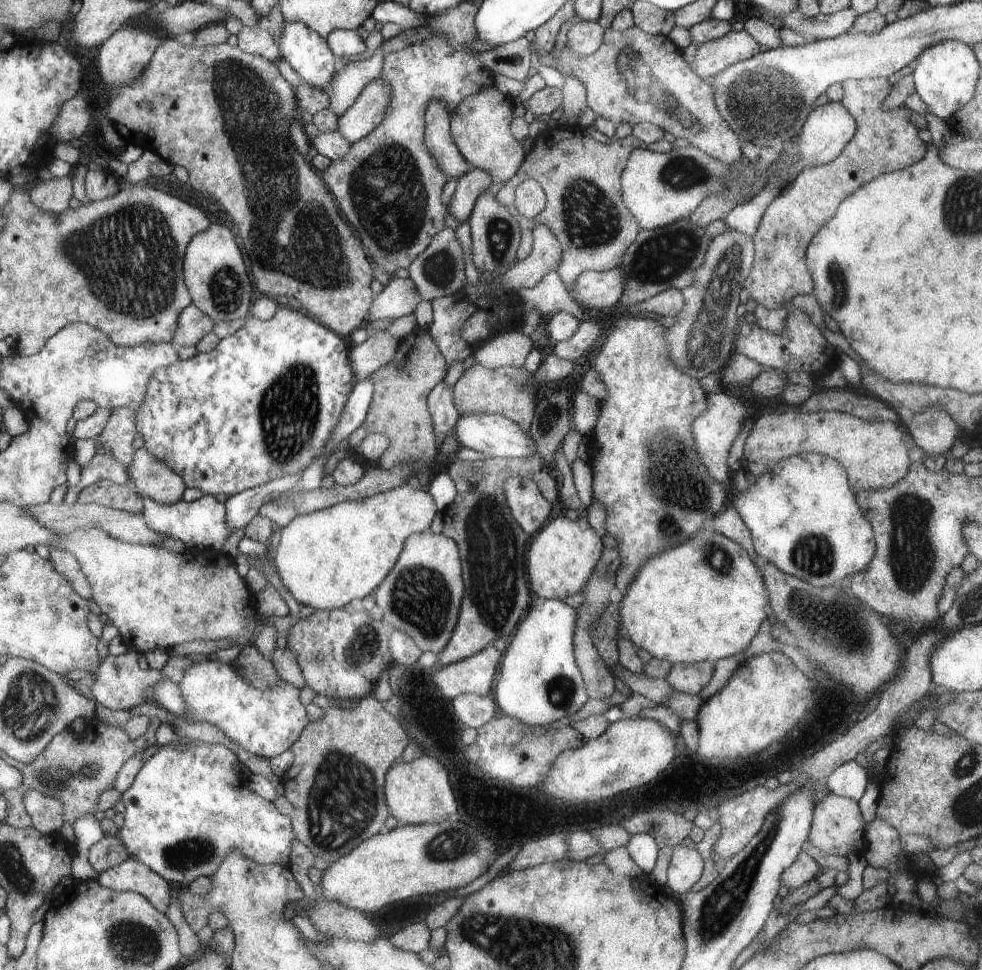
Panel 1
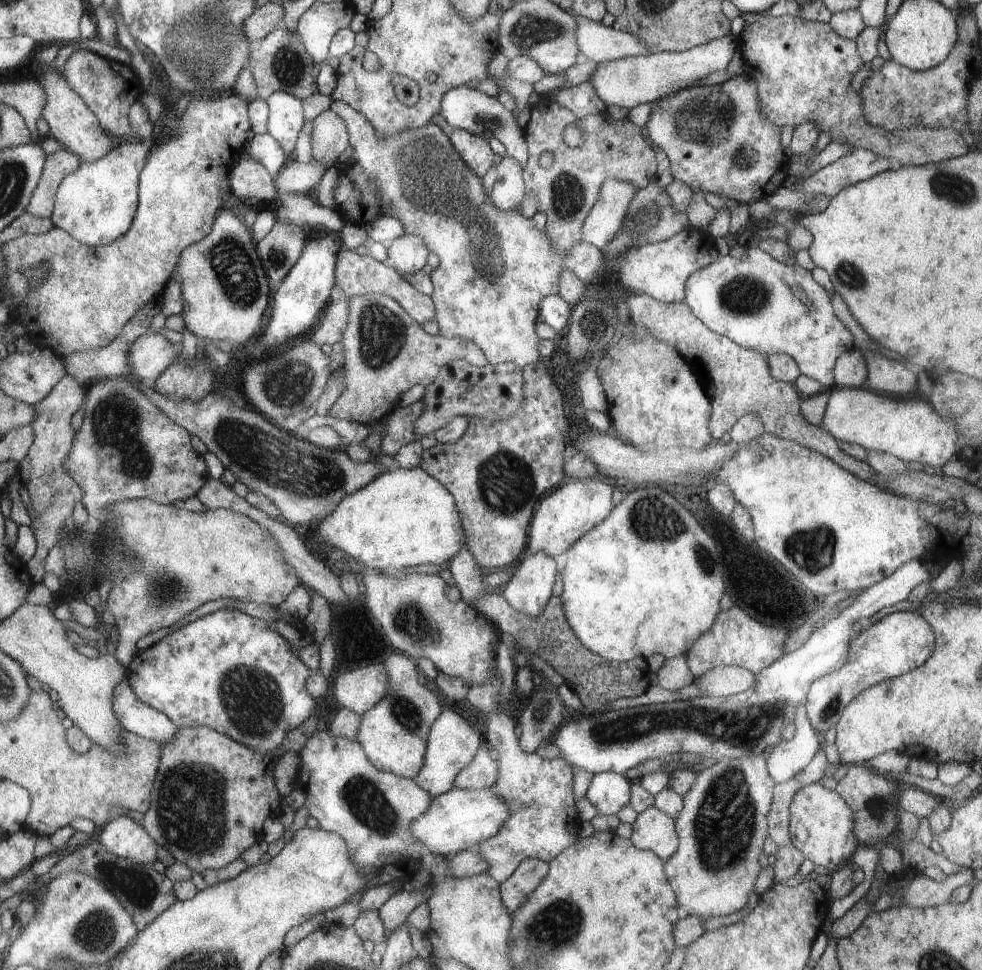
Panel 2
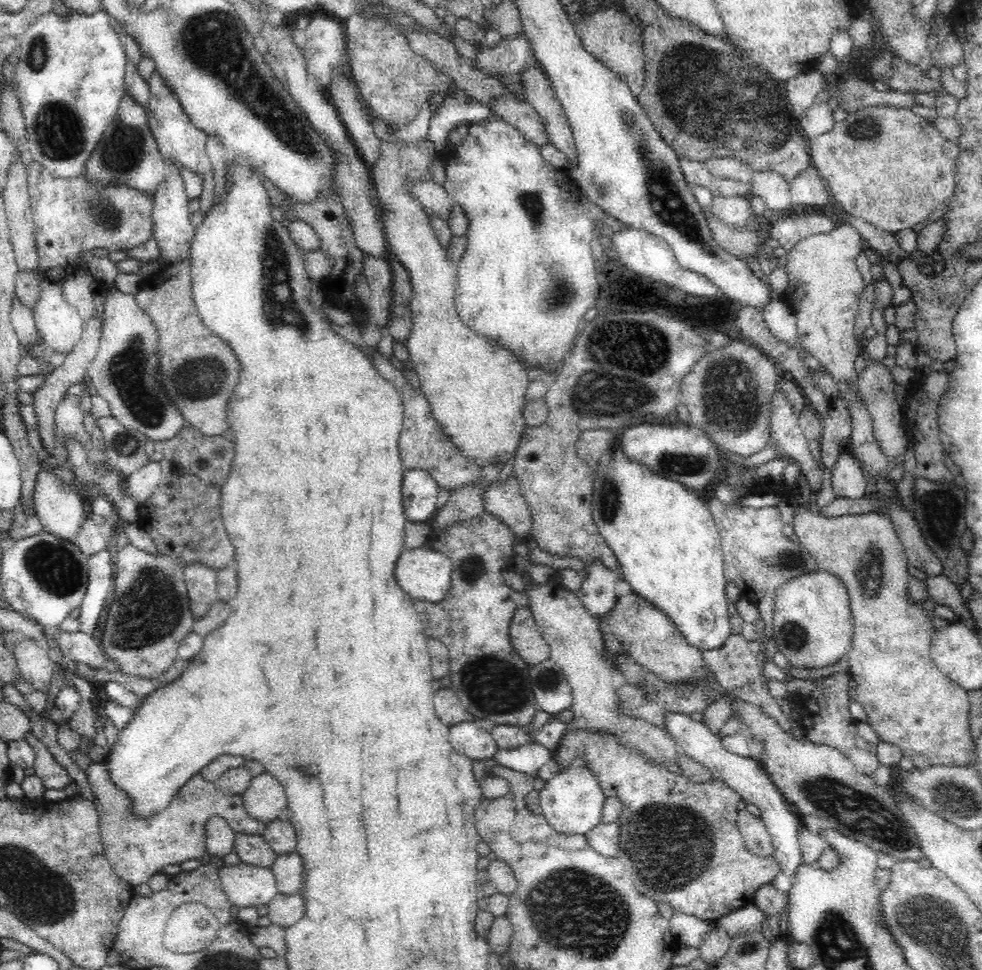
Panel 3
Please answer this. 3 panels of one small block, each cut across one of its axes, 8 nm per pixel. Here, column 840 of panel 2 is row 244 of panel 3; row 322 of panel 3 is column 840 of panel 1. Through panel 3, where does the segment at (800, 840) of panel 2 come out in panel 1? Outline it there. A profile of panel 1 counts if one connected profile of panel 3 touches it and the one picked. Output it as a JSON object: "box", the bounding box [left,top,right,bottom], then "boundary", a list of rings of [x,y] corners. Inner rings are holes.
{"box":[807,794,865,856],"boundary":[[[829,794],[825,800],[815,804],[815,808],[813,808],[813,820],[811,820],[807,844],[815,846],[817,850],[827,852],[831,856],[863,854],[865,852],[865,832],[863,830],[865,830],[865,824],[863,824],[863,818],[859,814],[857,802]]]}

